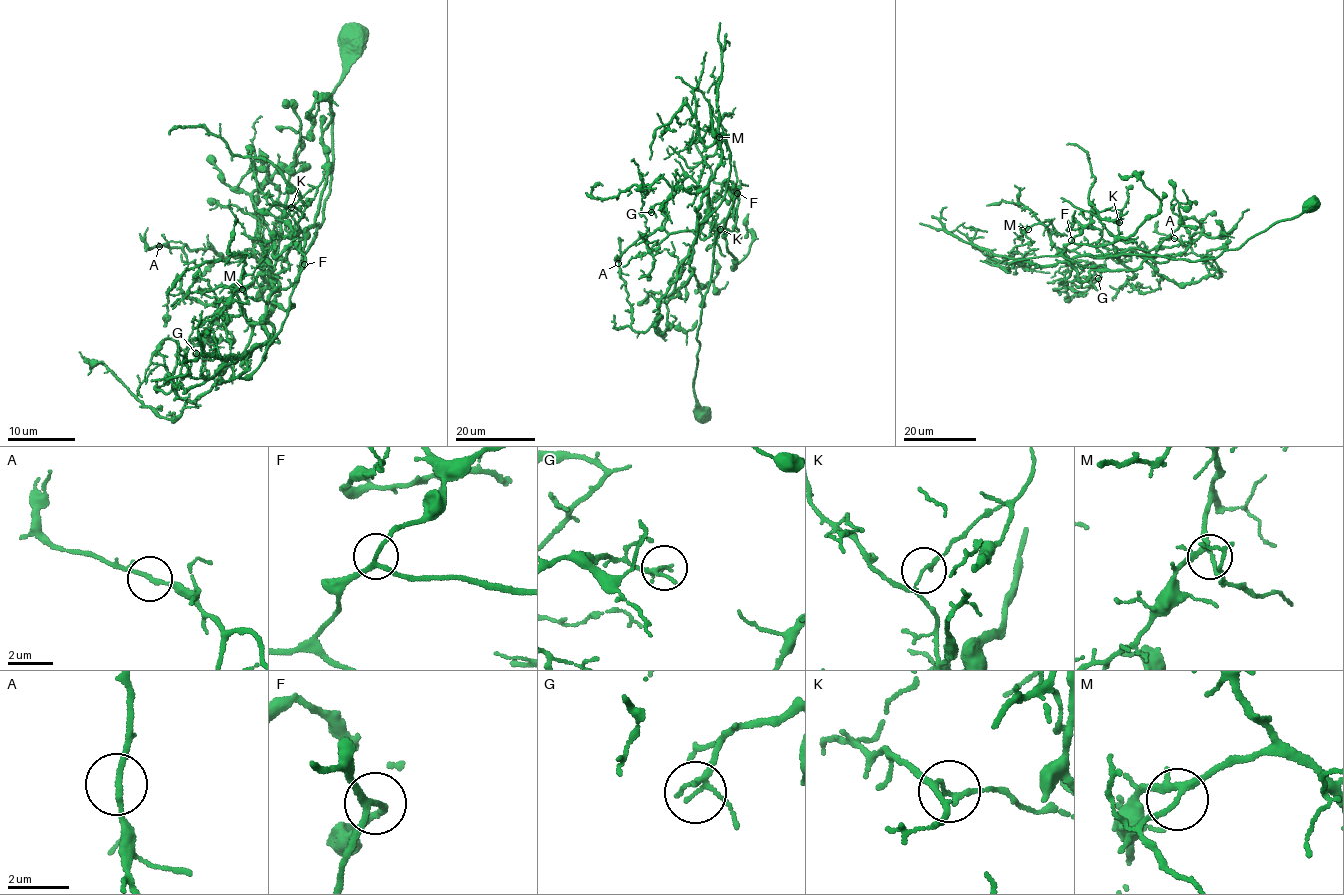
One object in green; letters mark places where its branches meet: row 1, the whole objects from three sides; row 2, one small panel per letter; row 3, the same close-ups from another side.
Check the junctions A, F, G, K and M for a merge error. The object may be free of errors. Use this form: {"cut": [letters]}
{"cut": ["K"]}

